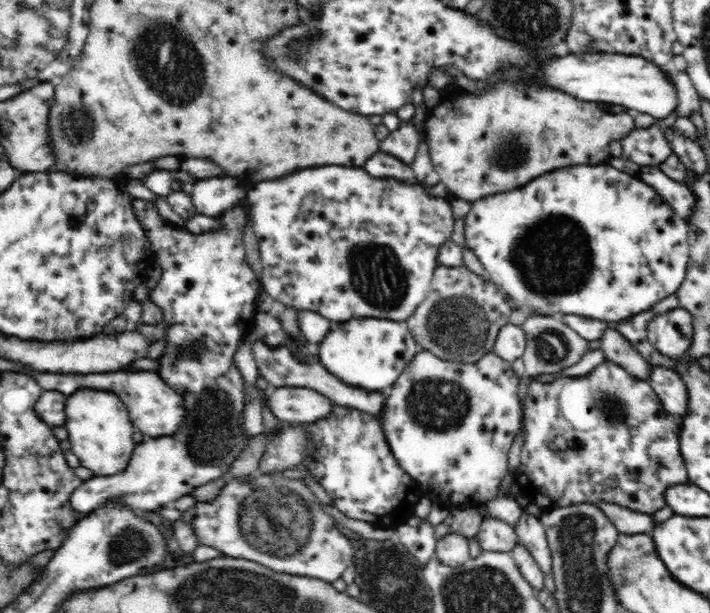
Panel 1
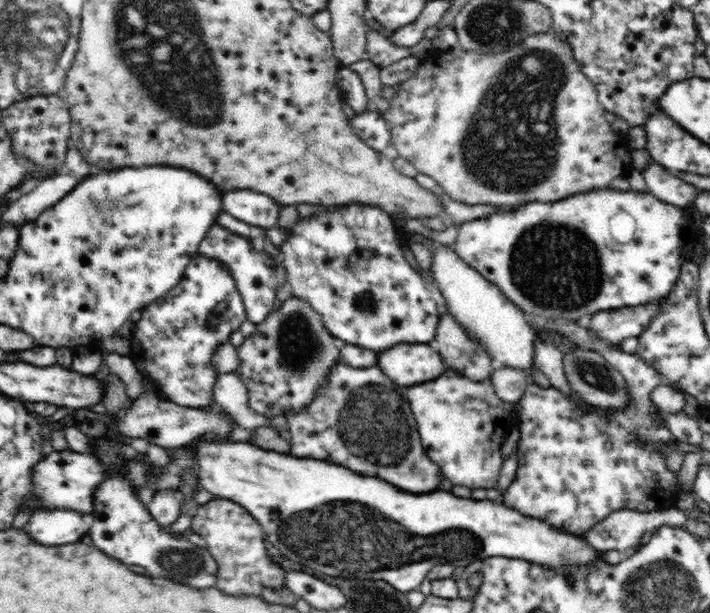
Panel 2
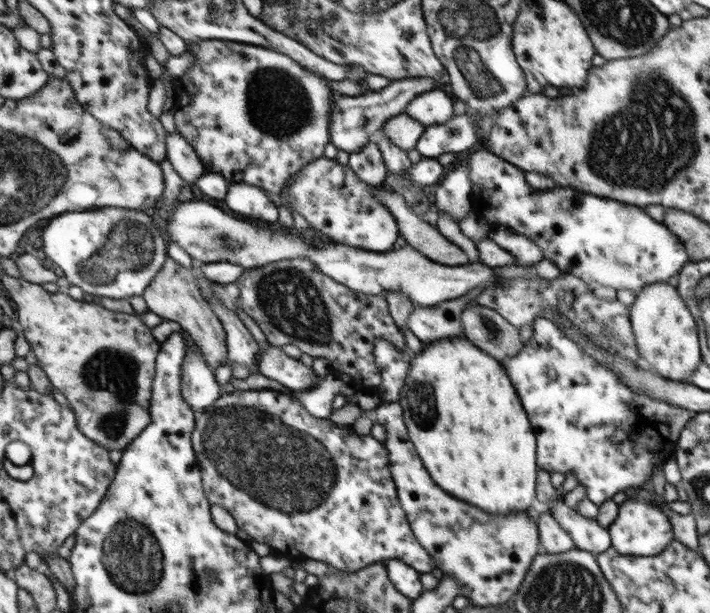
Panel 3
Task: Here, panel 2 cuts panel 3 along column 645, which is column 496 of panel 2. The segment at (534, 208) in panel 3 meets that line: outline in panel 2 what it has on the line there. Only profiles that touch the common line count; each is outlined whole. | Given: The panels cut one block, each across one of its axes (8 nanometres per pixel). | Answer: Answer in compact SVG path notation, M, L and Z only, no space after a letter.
M592 190L586 194L576 194L558 202L528 202L524 206L516 206L510 210L496 211L484 218L477 218L461 223L458 227L458 239L452 245L452 249L468 265L477 270L488 282L495 284L510 303L518 306L518 309L527 316L541 321L556 320L576 322L586 315L595 315L599 311L608 311L626 307L636 307L647 303L657 302L660 298L668 296L675 287L682 266L686 263L684 258L684 244L686 242L687 217L682 208L661 202L651 193L621 192L620 190Z

